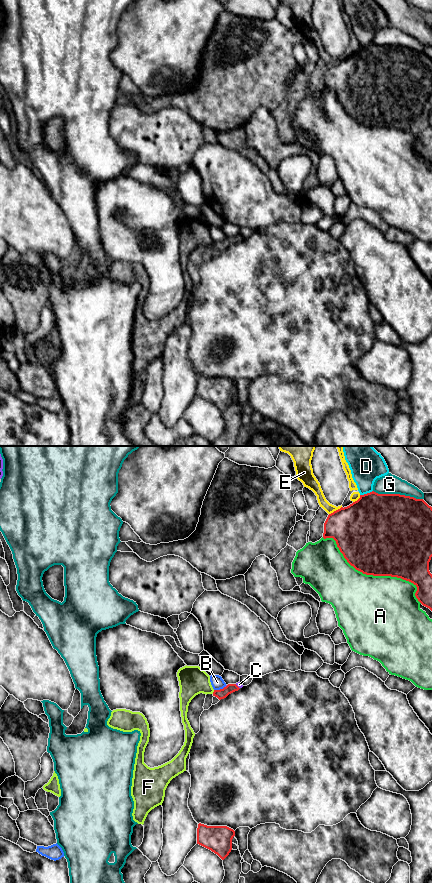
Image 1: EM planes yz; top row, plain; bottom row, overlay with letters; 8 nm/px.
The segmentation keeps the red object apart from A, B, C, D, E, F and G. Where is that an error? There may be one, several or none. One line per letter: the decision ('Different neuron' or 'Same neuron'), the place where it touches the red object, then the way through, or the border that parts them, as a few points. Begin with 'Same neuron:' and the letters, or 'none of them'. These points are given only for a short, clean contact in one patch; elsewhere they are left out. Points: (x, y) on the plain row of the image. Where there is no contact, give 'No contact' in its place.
Same neuron: C, D
A: Different neuron. Touches red at yz (373, 127)
B: Different neuron. Touches red at yz (220, 241)
C: Same neuron. Touches red at yz (237, 238). Path across: yz (230, 240), (237, 238), (238, 236)
D: Same neuron. Touches red at yz (367, 45)
E: Different neuron. Touches red at yz (336, 62)
F: Different neuron. Touches red at yz (213, 244)
G: Different neuron. Touches red at yz (398, 46)

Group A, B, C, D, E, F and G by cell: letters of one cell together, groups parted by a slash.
A / B / C D / E / F / G

